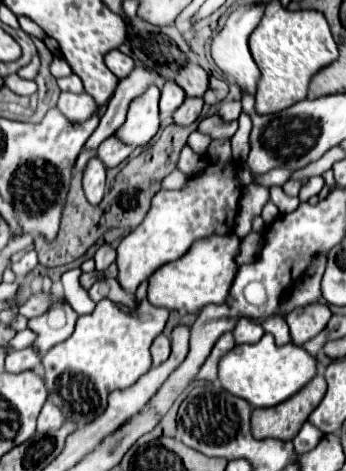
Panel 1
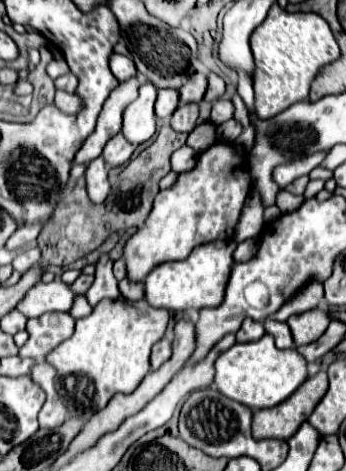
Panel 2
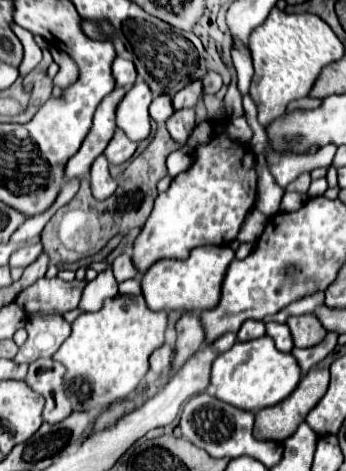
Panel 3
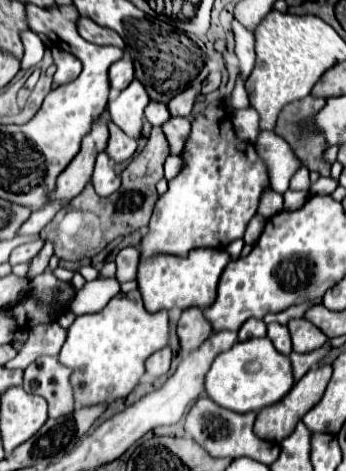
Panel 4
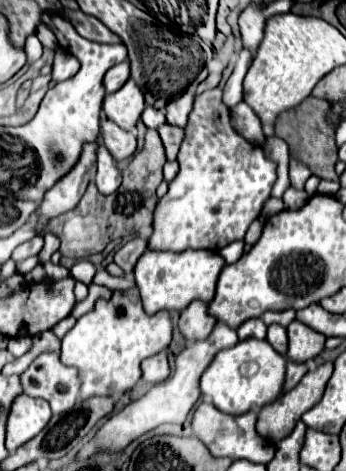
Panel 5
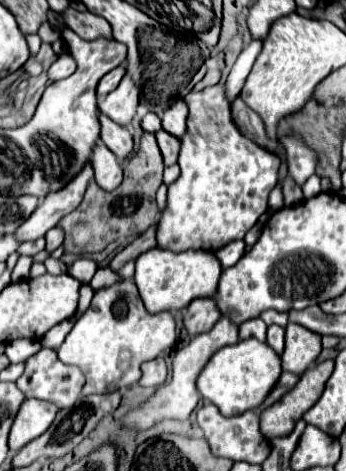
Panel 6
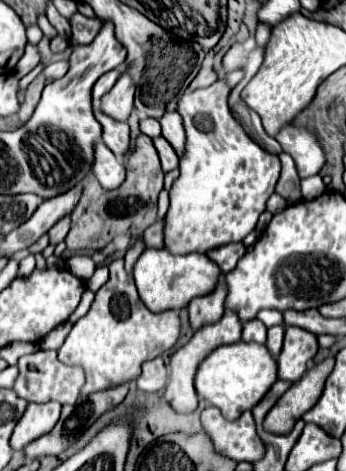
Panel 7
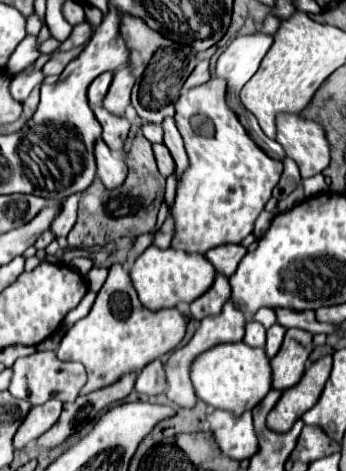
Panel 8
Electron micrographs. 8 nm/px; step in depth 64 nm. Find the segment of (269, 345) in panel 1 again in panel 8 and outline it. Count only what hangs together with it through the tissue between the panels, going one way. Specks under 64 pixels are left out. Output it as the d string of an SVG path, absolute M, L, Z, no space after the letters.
M244 342L218 344L194 360L192 384L200 400L214 408L232 412L234 416L240 416L242 412L252 410L272 388L270 358L266 356L264 348L252 348Z

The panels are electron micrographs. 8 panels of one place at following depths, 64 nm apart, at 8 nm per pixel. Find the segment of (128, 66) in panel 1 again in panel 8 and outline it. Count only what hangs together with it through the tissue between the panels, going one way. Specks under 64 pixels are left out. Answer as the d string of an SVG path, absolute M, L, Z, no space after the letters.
M104 72L104 74L100 74L100 76L90 84L90 88L88 88L88 100L90 100L90 104L102 102L102 98L106 96L108 86L110 86L110 82L112 82L112 76L114 76L114 72Z

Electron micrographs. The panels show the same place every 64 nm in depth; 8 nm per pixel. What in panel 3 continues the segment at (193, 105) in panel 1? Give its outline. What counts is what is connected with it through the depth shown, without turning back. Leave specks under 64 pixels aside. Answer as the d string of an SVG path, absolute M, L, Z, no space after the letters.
M182 108L182 110L174 112L170 116L170 120L166 122L166 126L168 126L170 136L176 138L176 142L186 144L188 136L192 134L192 130L196 126L196 112L194 112L194 108Z

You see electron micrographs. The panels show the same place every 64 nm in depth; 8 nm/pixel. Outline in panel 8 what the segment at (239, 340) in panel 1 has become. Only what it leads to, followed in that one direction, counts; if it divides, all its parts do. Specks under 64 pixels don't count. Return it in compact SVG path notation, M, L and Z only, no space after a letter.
M246 322L246 334L244 334L244 342L248 346L258 346L262 348L266 344L266 328L260 322Z

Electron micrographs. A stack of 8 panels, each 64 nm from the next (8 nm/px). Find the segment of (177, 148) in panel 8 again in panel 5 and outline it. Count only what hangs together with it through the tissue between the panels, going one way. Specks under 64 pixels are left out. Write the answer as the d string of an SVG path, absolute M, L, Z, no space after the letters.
M182 92L180 96L176 96L168 106L166 106L166 122L170 124L180 124L182 128L188 122L188 114L192 110L194 104L194 92Z

